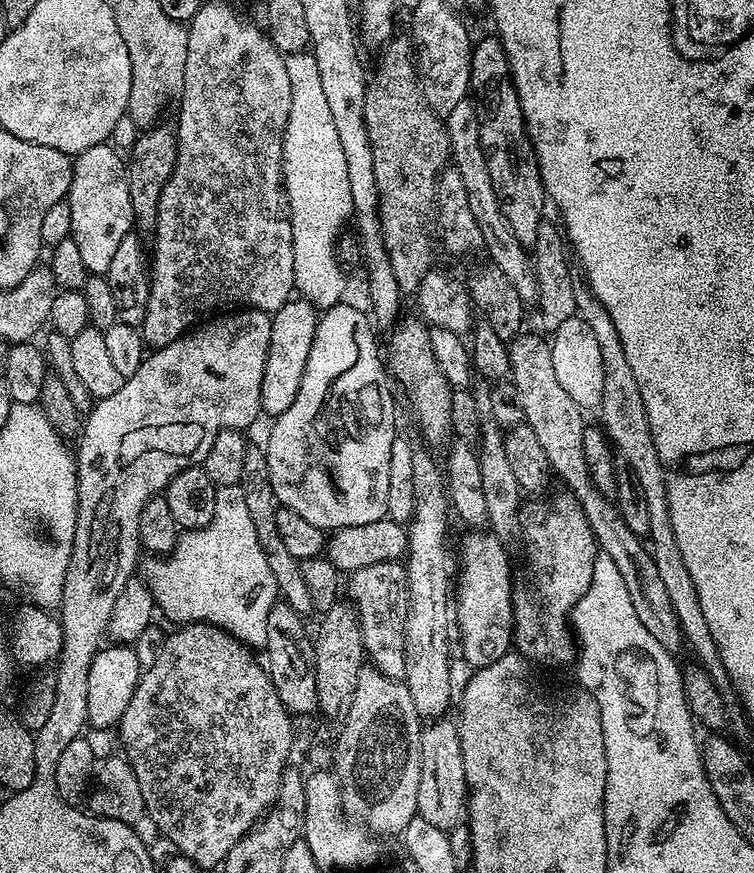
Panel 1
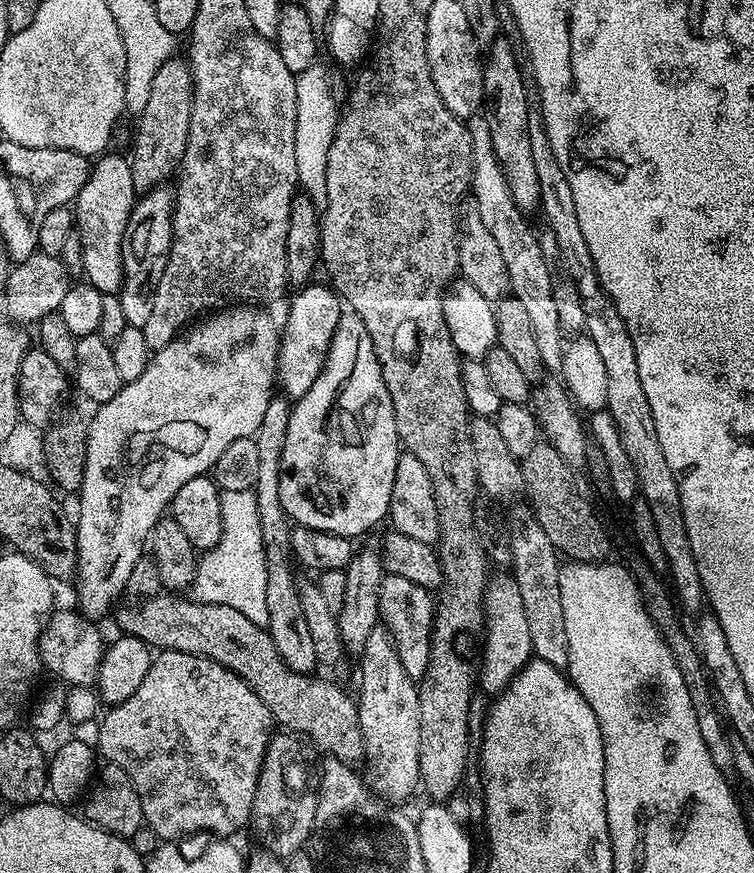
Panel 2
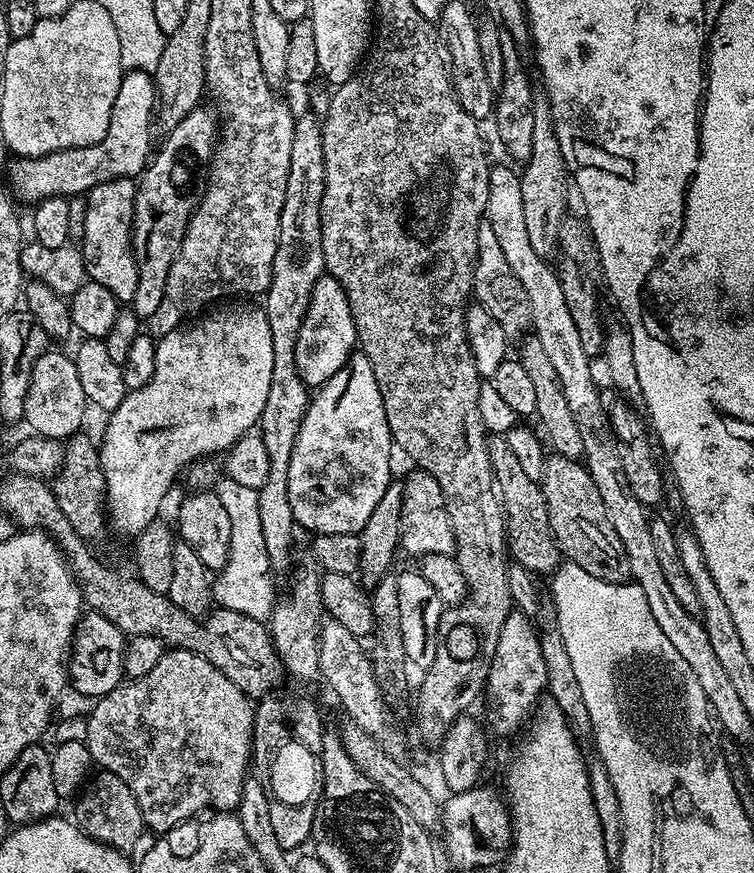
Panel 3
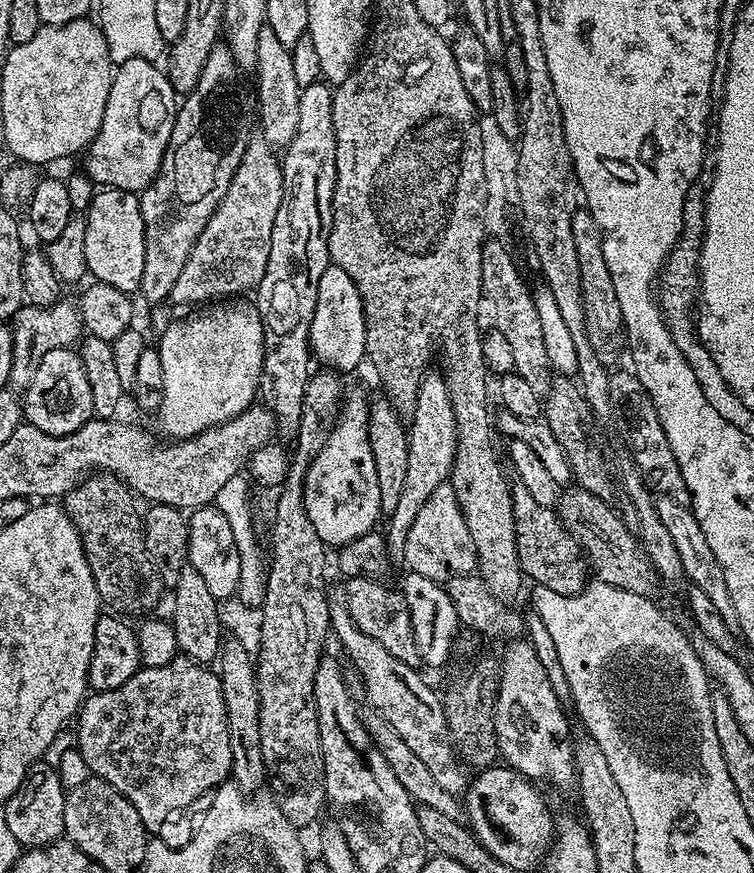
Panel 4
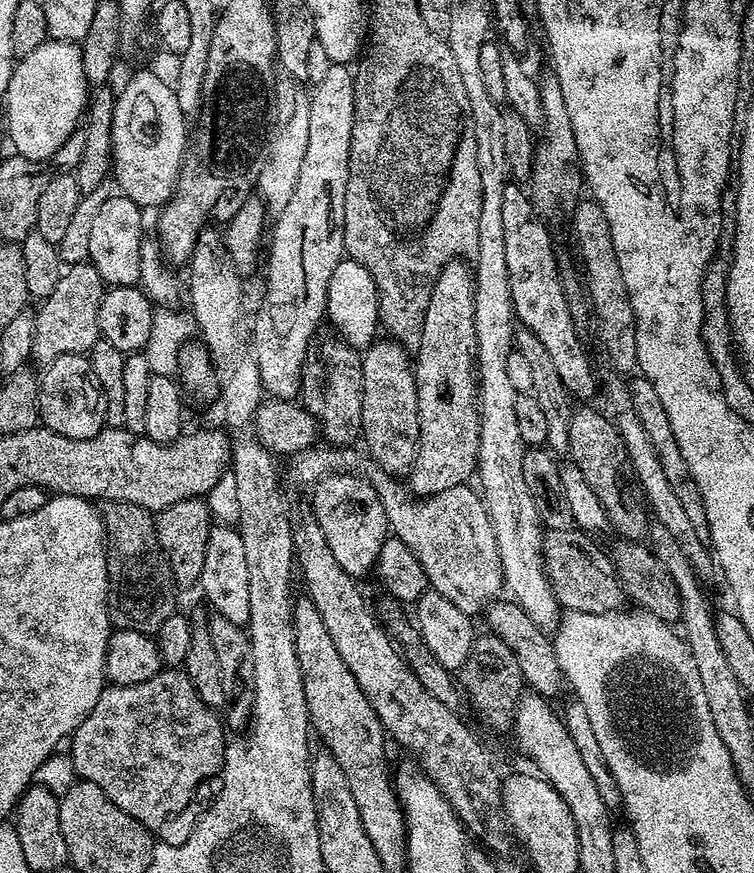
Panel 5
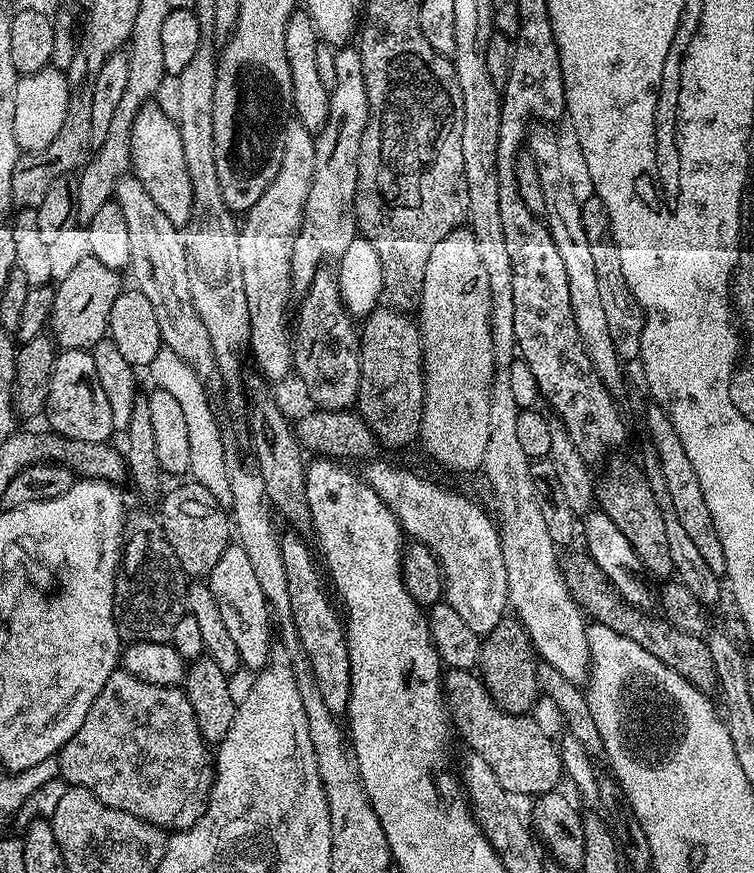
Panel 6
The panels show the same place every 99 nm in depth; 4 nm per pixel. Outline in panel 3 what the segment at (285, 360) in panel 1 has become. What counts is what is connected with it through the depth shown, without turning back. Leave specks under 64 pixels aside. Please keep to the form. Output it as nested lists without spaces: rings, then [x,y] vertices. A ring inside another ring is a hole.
[[[320,276],[314,282],[308,309],[302,318],[302,326],[298,330],[298,342],[294,346],[294,362],[298,366],[298,374],[304,379],[309,389],[319,389],[342,368],[357,347],[356,323],[350,314],[350,302],[346,298],[346,290],[332,276]]]

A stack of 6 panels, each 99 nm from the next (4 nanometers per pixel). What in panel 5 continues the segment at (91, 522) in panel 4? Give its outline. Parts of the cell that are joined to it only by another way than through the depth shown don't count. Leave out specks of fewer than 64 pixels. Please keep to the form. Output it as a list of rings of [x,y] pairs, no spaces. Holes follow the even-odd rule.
[[[110,500],[103,505],[102,515],[108,550],[109,621],[116,628],[154,634],[177,611],[177,589],[156,537],[153,513],[125,500]]]

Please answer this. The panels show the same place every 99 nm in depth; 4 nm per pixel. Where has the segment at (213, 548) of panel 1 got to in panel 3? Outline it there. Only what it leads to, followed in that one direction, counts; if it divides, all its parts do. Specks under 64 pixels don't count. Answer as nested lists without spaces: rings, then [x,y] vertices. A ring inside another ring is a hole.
[[[227,478],[217,479],[214,485],[222,506],[230,514],[230,554],[224,568],[212,580],[212,598],[219,607],[264,622],[269,619],[278,593],[272,589],[274,573],[266,558],[266,538],[262,538],[262,522],[258,515],[258,491]]]

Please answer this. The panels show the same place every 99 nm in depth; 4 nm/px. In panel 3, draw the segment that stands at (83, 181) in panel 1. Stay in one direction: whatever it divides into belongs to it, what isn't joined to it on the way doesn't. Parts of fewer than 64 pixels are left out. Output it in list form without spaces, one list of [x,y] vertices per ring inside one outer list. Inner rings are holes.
[[[123,176],[107,180],[86,193],[88,205],[84,215],[84,243],[82,251],[87,279],[106,286],[121,305],[131,305],[134,289],[138,287],[138,266],[132,253],[132,215],[138,184],[135,179]]]

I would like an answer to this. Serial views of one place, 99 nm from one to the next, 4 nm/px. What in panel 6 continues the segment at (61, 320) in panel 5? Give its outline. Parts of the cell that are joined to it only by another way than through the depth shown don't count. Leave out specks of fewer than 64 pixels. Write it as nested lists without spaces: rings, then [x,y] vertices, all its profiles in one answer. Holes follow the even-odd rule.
[[[84,254],[84,257],[61,278],[60,284],[58,280],[50,317],[50,332],[61,349],[91,350],[95,344],[108,336],[110,314],[122,291],[120,276],[121,273],[117,269],[102,266],[98,258]]]

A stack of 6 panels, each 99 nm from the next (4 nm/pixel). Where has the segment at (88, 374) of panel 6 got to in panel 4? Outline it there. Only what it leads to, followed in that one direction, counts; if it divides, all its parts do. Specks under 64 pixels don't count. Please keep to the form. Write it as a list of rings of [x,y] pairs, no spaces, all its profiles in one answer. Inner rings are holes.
[[[55,348],[42,354],[42,362],[38,362],[38,370],[34,370],[34,378],[28,388],[22,392],[22,416],[38,430],[55,436],[65,436],[81,428],[86,421],[93,419],[94,397],[90,394],[90,381],[86,378],[86,370],[82,366],[79,355],[72,348]]]

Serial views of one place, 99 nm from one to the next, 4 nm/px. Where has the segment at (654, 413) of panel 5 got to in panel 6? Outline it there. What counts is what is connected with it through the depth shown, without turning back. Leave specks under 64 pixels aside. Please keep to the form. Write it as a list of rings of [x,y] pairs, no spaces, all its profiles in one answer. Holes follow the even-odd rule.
[[[652,402],[644,412],[644,424],[648,427],[648,436],[656,447],[656,456],[660,459],[659,479],[670,492],[674,502],[675,513],[682,522],[687,536],[694,542],[696,549],[703,555],[703,560],[710,566],[716,576],[723,577],[726,570],[726,553],[722,550],[722,542],[718,539],[718,530],[714,530],[714,518],[710,518],[710,509],[706,506],[706,497],[702,495],[702,486],[698,482],[698,474],[694,470],[694,462],[690,462],[686,449],[682,446],[682,438],[678,438],[678,430],[674,430],[674,422],[670,422],[670,414],[661,405]]]

